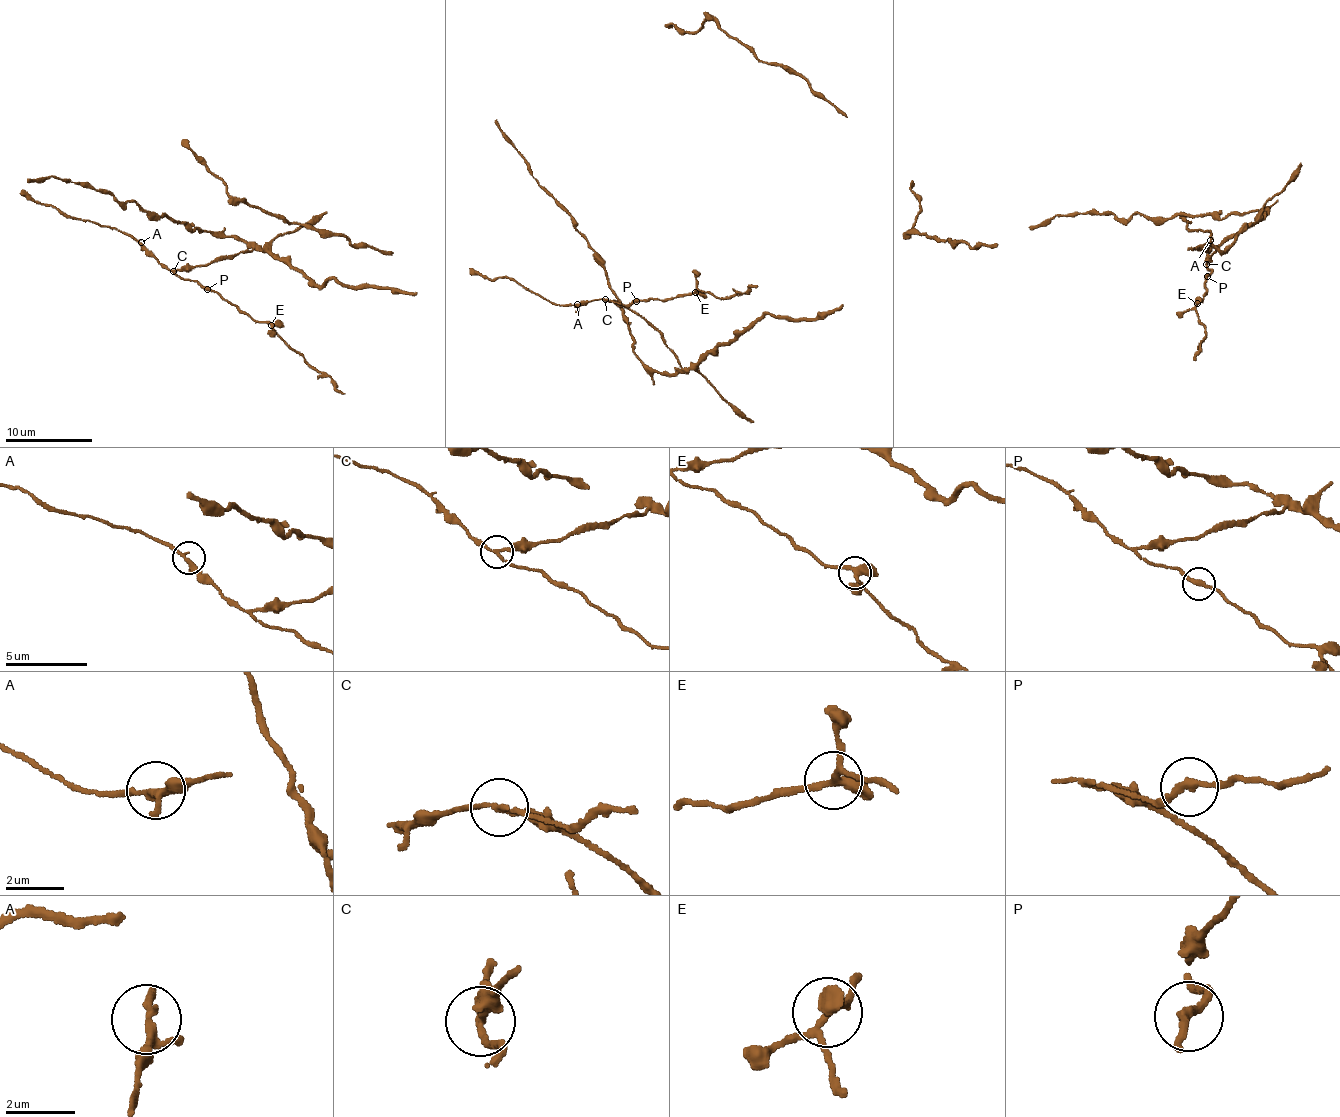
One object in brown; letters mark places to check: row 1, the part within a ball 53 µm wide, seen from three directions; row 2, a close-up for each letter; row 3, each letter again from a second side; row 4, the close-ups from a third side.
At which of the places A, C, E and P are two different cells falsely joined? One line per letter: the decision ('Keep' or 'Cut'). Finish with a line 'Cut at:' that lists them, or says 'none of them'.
A: Keep
C: Cut
E: Keep
P: Keep
Cut at: C

